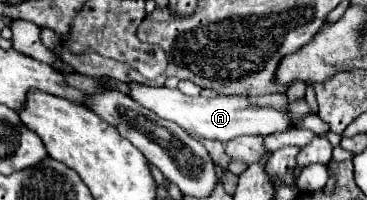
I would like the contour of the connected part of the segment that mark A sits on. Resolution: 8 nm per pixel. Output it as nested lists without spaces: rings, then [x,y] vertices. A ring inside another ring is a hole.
[[[128,82],[128,96],[132,100],[136,100],[138,104],[142,104],[144,108],[148,108],[150,112],[154,112],[156,116],[176,122],[180,124],[184,130],[194,132],[202,138],[210,138],[210,140],[232,140],[236,136],[244,136],[244,134],[276,134],[282,130],[292,128],[292,118],[302,118],[306,114],[310,114],[310,108],[306,106],[304,100],[288,104],[288,112],[280,112],[274,108],[260,108],[250,104],[244,96],[218,96],[218,98],[202,98],[202,96],[184,96],[180,90],[170,90],[166,86],[162,88],[154,88],[154,86],[146,86],[140,82]]]

